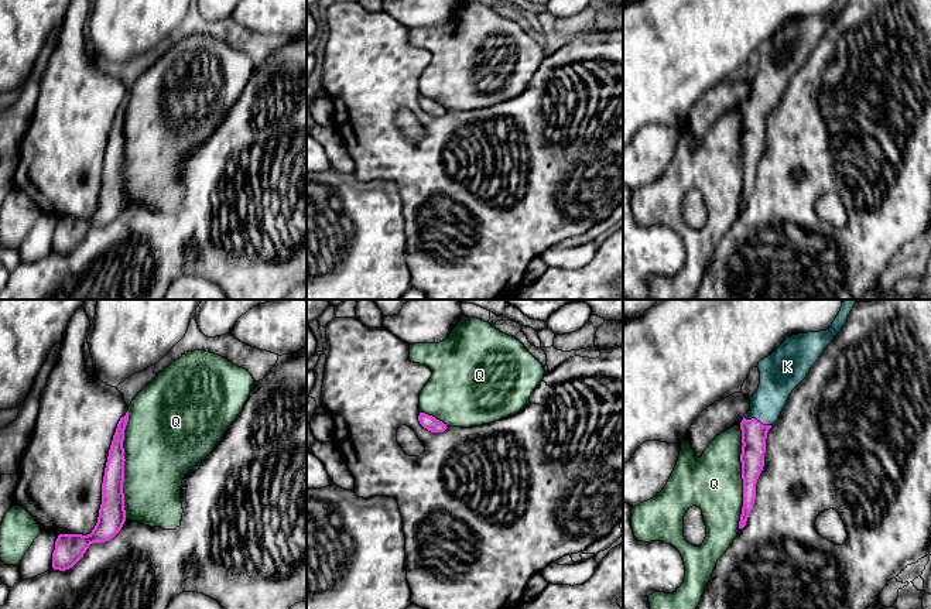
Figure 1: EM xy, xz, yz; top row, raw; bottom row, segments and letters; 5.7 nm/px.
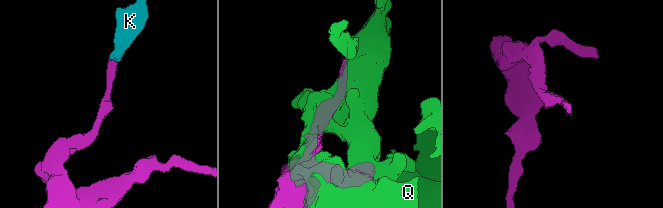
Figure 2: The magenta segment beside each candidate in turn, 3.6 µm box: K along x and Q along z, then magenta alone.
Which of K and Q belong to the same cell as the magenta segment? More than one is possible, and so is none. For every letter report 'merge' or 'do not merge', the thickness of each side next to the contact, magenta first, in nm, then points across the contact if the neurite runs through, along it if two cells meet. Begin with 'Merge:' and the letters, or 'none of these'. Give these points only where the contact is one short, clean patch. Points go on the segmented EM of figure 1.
Merge: K
K: merge; calibres 140 and 200 nm; way yz (753, 433), (756, 420), (765, 411), (777, 382)
Q: do not merge; calibres 140 and 440 nm

